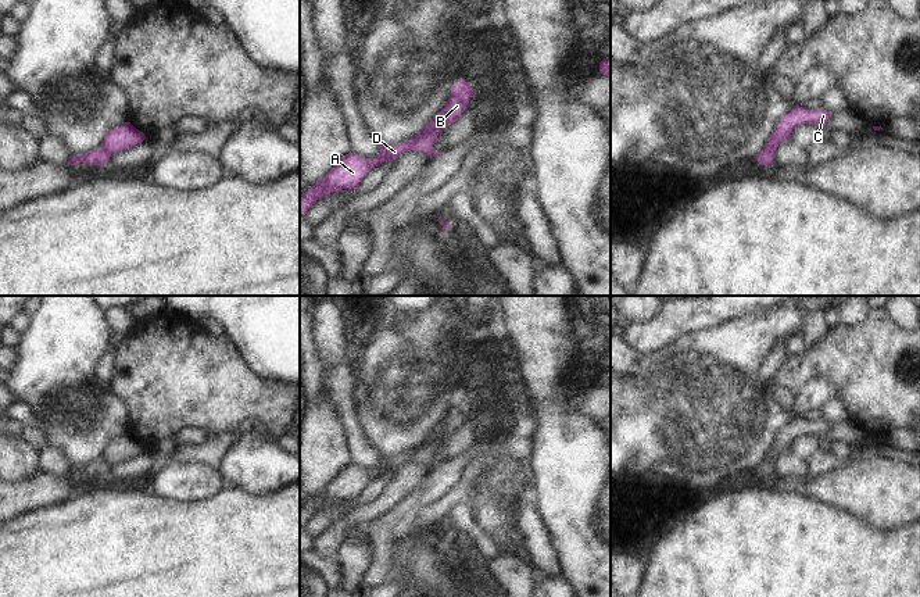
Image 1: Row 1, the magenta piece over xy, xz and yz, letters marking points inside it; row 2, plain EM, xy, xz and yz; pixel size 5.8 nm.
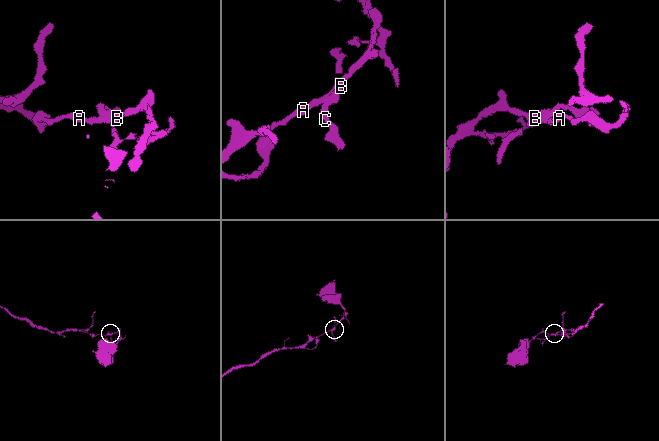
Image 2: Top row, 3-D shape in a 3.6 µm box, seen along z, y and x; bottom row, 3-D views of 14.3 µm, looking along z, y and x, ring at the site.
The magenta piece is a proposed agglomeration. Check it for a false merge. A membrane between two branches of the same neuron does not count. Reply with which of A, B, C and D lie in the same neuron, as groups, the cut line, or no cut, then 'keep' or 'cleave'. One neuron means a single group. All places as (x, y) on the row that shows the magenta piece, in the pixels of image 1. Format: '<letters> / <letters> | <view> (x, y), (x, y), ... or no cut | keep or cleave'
A D / B C | xz (446, 107), (443, 122), (421, 133), (414, 140), (411, 149) | cleave

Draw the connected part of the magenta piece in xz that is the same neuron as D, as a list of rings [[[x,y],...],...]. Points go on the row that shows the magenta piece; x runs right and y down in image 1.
[[[445,107],[408,142],[394,144],[391,147],[380,144],[376,158],[364,158],[350,151],[337,161],[337,164],[326,174],[322,180],[316,182],[305,193],[300,194],[300,215],[305,215],[309,207],[325,194],[341,189],[354,189],[372,168],[384,161],[394,162],[401,153],[412,150],[412,144],[416,137],[443,125],[444,114]]]

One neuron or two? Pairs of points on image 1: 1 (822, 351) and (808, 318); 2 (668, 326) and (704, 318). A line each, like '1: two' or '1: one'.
1: two
2: one

